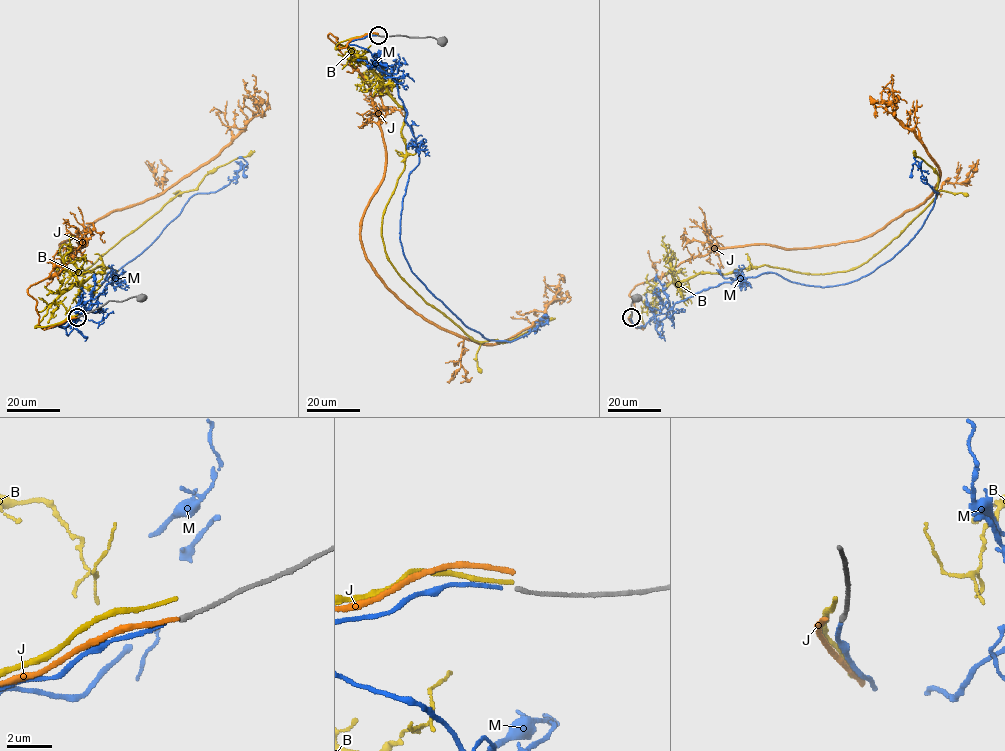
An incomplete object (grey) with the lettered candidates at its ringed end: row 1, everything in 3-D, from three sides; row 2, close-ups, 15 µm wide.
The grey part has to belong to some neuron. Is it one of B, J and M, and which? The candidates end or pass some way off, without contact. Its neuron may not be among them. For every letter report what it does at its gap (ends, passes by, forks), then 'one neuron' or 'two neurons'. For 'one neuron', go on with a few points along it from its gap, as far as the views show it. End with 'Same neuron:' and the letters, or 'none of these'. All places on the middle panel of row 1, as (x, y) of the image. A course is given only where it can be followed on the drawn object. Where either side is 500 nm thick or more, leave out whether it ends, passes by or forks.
B: it ends there; two neurons
J: it ends there; two neurons
M: it ends there; one neuron; it runs (376, 35), (349, 43), (396, 81), (419, 152), (400, 224), (412, 272), (484, 338), (515, 340), (546, 315)
Same neuron: M

